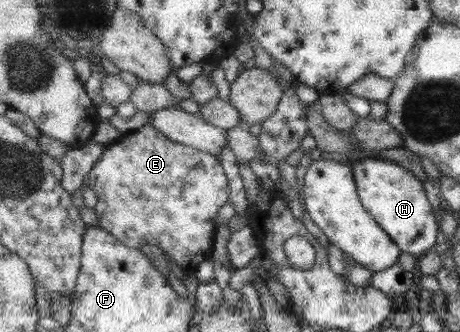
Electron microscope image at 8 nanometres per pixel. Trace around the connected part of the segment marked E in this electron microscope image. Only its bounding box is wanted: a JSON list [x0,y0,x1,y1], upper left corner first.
[86,125,229,273]

